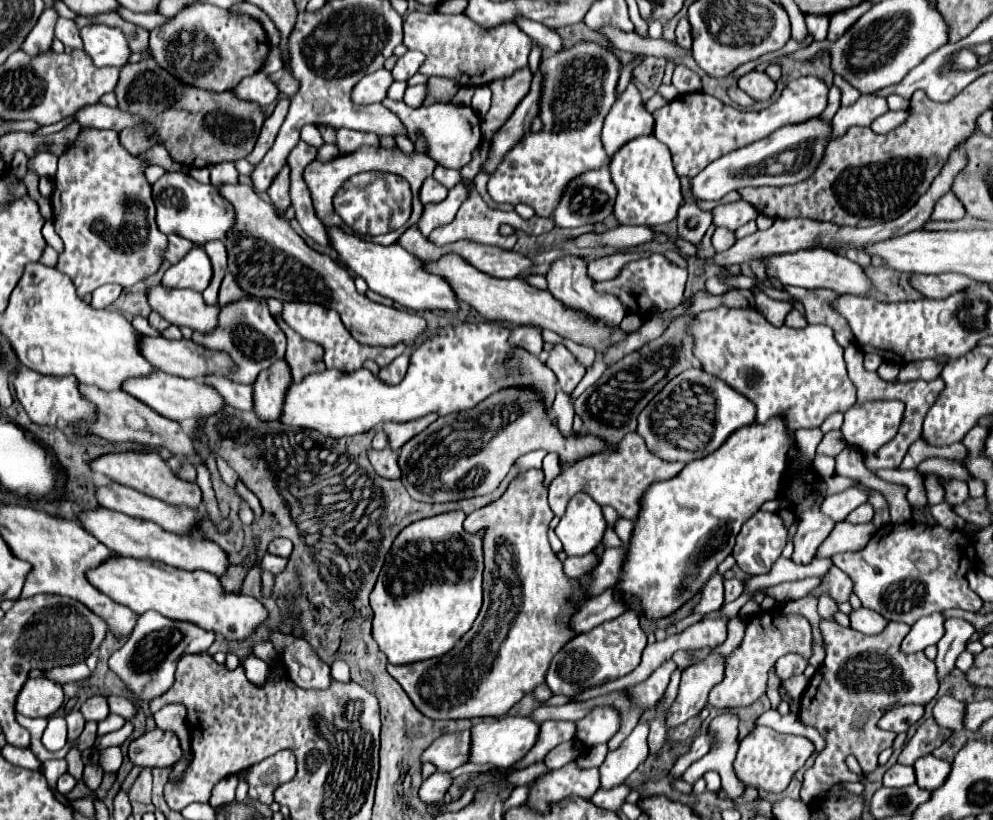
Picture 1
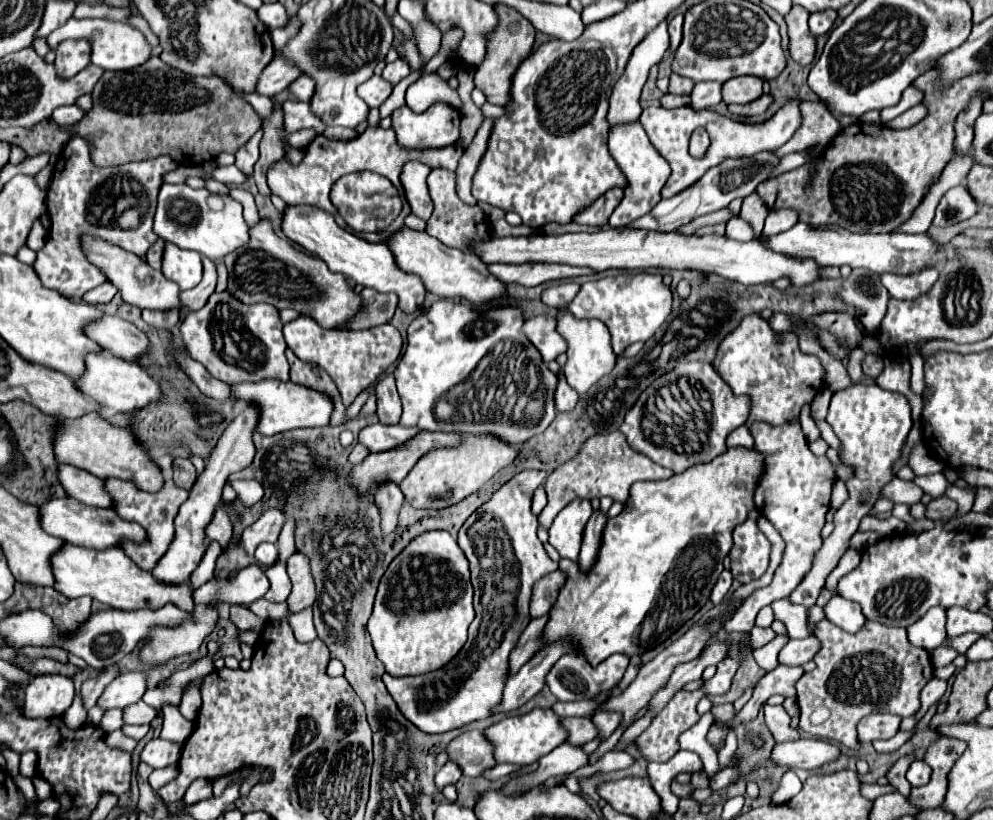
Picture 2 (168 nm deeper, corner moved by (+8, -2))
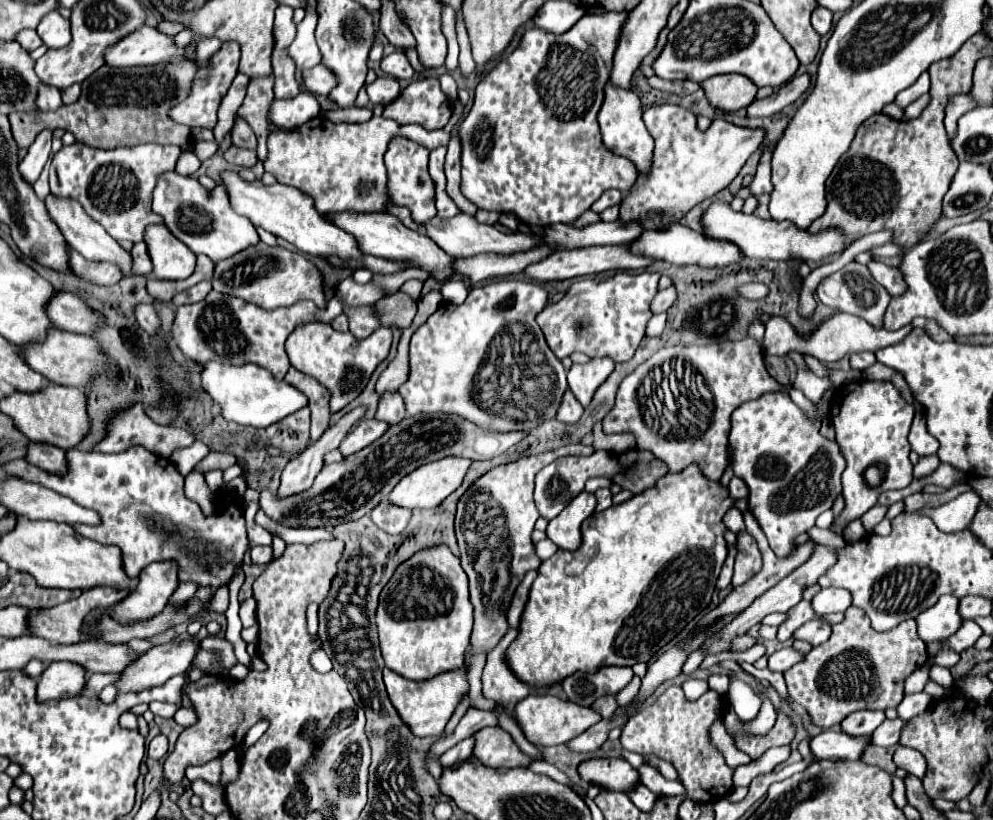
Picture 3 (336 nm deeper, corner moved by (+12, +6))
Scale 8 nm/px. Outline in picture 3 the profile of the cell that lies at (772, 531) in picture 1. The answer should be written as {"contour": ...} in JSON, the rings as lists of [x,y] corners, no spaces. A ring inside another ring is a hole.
{"contour":[[[748,531],[736,533],[736,563],[734,563],[734,579],[732,585],[742,585],[750,577],[754,577],[762,569],[762,557],[760,549],[756,545],[756,539]]]}

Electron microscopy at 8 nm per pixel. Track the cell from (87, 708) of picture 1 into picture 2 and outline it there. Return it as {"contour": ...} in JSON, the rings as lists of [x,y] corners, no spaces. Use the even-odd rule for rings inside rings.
{"contour":[[[130,671],[116,677],[106,687],[102,697],[98,699],[98,705],[104,709],[112,709],[112,707],[124,709],[128,705],[142,701],[146,689],[148,689],[148,677],[142,671]]]}

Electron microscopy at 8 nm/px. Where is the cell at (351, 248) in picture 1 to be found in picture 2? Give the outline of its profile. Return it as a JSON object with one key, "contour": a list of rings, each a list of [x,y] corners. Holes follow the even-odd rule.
{"contour":[[[288,205],[282,213],[282,233],[294,245],[300,245],[310,255],[320,257],[330,271],[342,273],[344,277],[354,279],[356,283],[364,287],[372,287],[380,293],[394,291],[400,297],[400,309],[404,313],[416,313],[422,307],[426,289],[420,277],[398,269],[390,249],[384,243],[368,243],[356,237],[354,233],[348,233],[346,229],[338,227],[334,217],[324,209],[312,205]]]}

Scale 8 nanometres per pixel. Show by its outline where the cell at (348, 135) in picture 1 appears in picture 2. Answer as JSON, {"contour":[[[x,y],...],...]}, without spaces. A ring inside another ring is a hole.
{"contour":[[[328,127],[328,129],[324,131],[324,135],[336,139],[336,141],[348,141],[348,139],[356,137],[358,133],[356,133],[354,129],[346,129],[346,127]]]}

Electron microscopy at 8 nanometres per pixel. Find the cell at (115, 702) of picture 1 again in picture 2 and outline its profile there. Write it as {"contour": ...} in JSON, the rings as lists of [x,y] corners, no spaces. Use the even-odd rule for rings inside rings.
{"contour":[[[140,701],[140,703],[136,703],[136,705],[132,705],[132,707],[128,707],[128,709],[124,709],[124,721],[126,723],[150,723],[152,719],[156,719],[160,713],[158,713],[158,709],[154,709],[154,707],[150,707],[150,705],[146,705],[144,701]]]}

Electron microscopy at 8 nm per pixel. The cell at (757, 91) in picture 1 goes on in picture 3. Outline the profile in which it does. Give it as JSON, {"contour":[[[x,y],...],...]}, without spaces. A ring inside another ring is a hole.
{"contour":[[[716,75],[702,83],[712,107],[736,111],[748,107],[756,99],[758,87],[744,75]]]}

